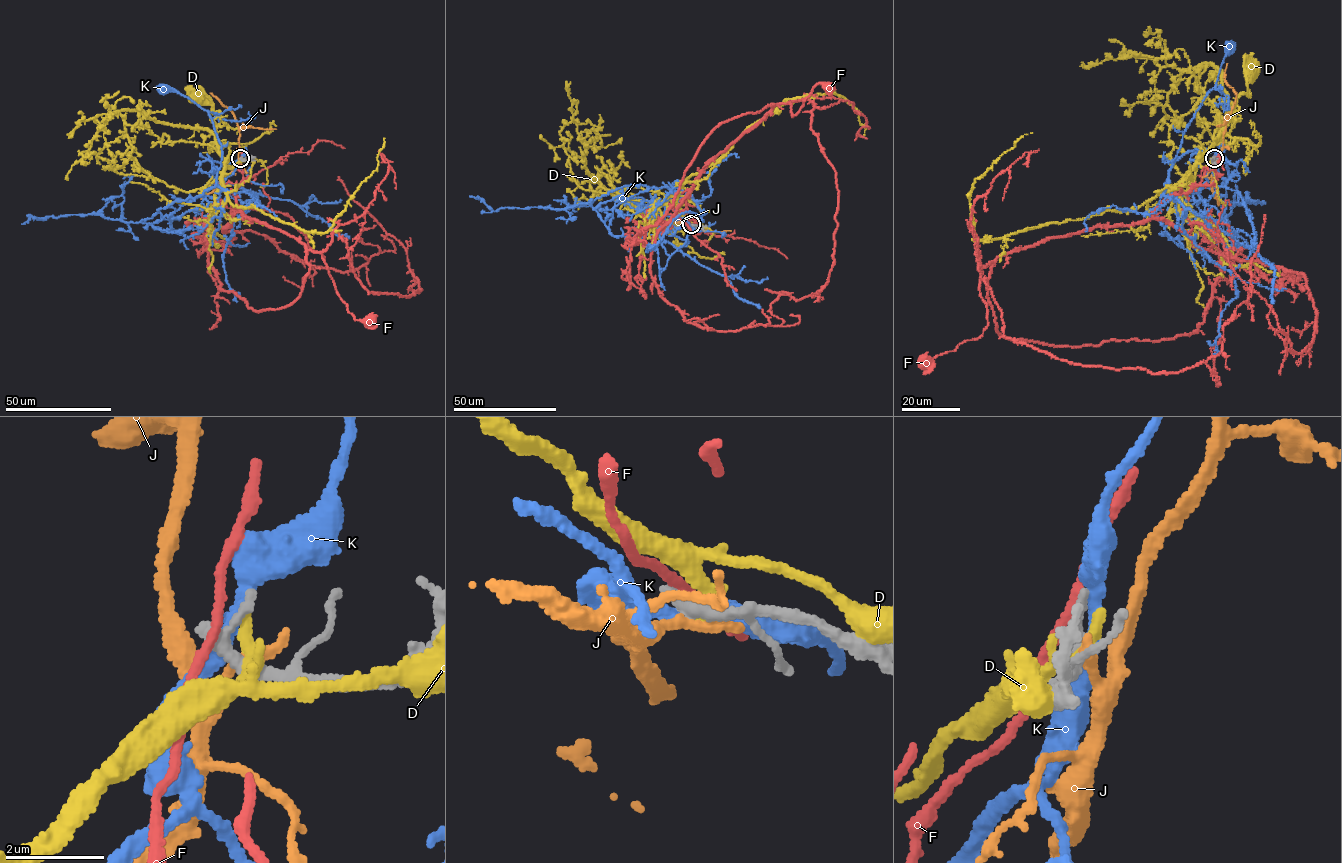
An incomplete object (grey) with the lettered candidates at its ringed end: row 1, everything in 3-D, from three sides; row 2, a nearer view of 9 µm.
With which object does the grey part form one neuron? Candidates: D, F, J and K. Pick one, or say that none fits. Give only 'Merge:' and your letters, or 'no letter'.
Merge: no letter

